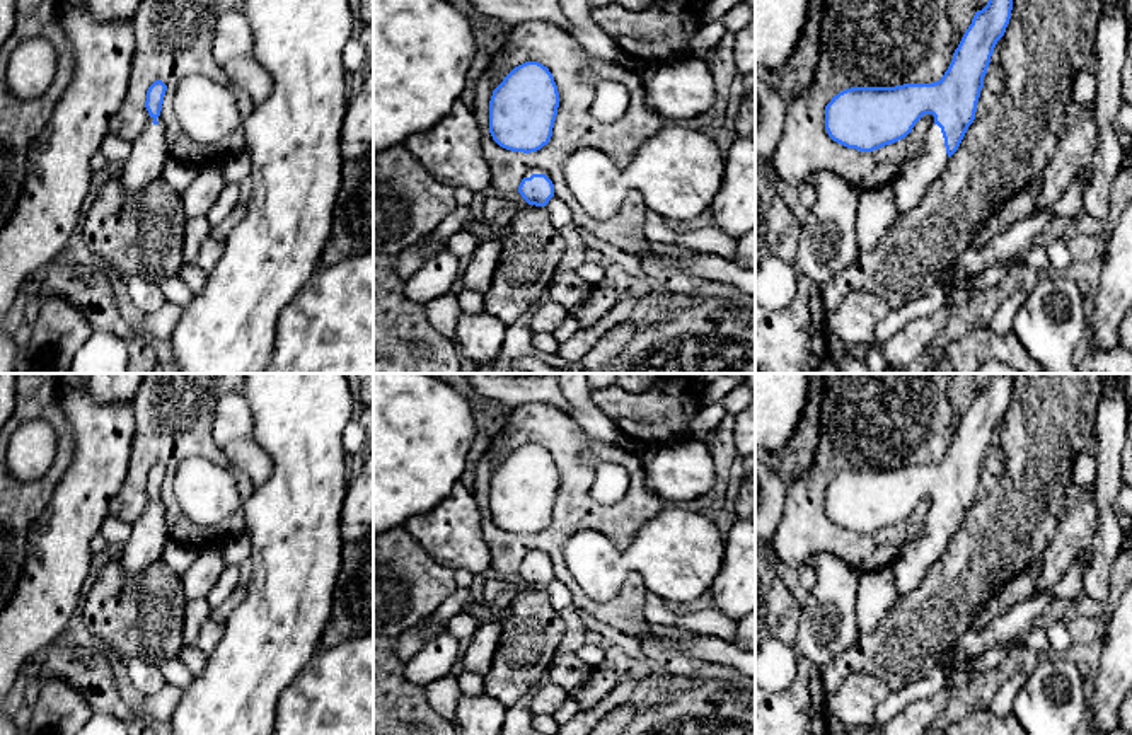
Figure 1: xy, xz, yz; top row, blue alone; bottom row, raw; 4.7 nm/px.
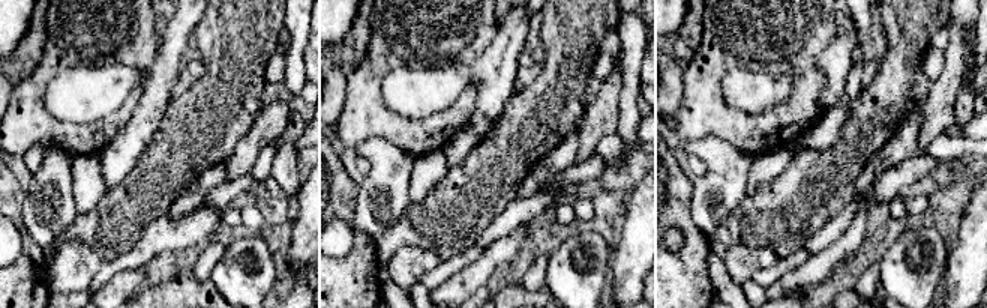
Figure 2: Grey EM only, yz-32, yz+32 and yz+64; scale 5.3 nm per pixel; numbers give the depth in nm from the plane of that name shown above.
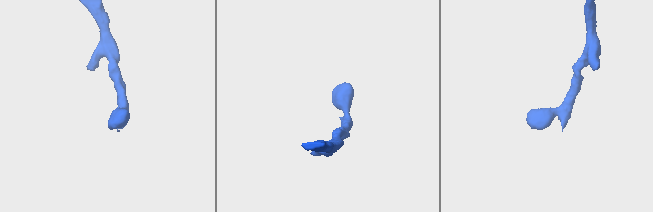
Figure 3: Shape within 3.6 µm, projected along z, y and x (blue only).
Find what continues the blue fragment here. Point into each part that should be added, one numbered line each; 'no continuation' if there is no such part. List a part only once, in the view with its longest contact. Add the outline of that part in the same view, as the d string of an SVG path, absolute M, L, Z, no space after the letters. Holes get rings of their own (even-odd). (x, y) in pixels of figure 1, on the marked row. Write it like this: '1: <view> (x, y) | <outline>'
1: yz (909, 186) | M931 124L922 150L910 157L892 181L897 217L914 210L929 186L944 172L951 157L946 153L944 138L938 124Z

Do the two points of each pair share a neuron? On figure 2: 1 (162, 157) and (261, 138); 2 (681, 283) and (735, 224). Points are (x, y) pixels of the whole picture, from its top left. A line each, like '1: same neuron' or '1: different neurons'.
1: different neurons
2: different neurons

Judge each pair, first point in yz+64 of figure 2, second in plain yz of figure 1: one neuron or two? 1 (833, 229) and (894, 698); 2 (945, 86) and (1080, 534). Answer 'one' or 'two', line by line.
1: two
2: one

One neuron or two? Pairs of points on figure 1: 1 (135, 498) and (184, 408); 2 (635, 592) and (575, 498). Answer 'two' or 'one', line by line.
1: one
2: one

